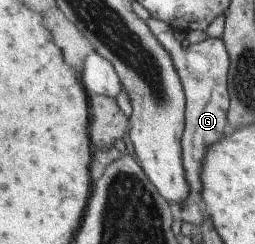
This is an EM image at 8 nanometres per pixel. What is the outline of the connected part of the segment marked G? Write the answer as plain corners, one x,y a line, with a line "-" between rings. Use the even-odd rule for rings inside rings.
153,18
149,19
147,24
162,45
170,51
186,90
186,130
182,138
182,155
192,197
200,203
204,191
202,170
205,157
210,146
222,141
231,129
228,122
230,54
223,37
209,37
200,43
191,43
185,48
179,40
175,40
175,28
170,24

